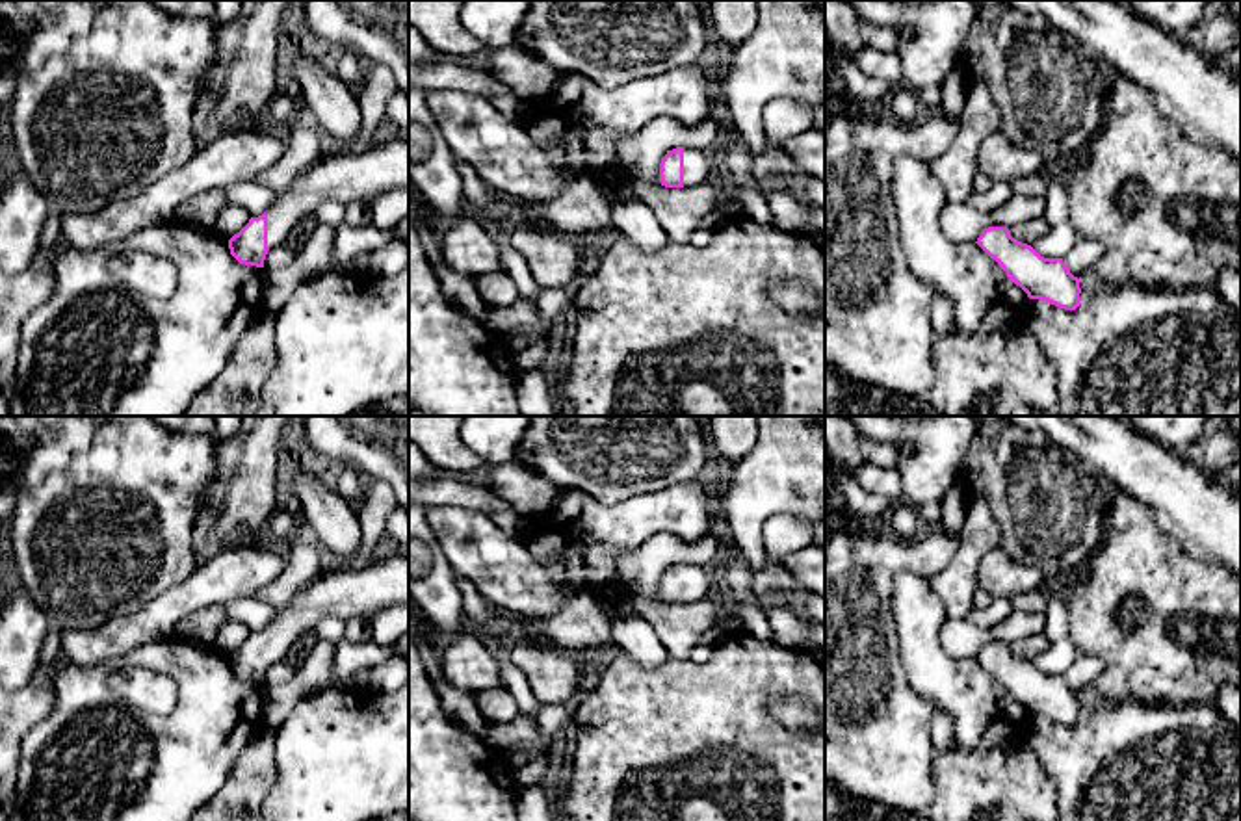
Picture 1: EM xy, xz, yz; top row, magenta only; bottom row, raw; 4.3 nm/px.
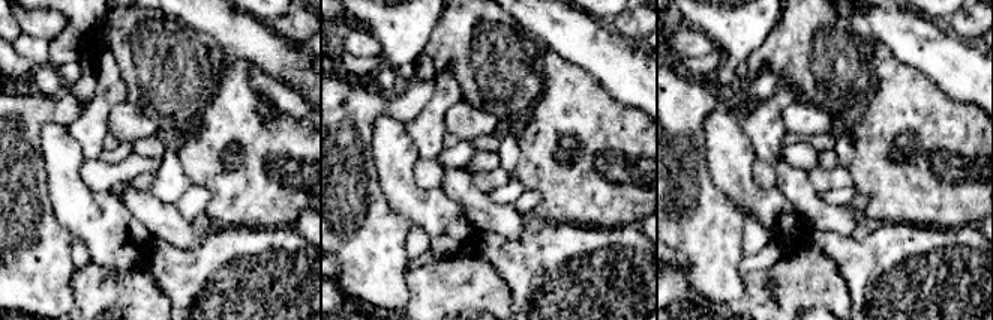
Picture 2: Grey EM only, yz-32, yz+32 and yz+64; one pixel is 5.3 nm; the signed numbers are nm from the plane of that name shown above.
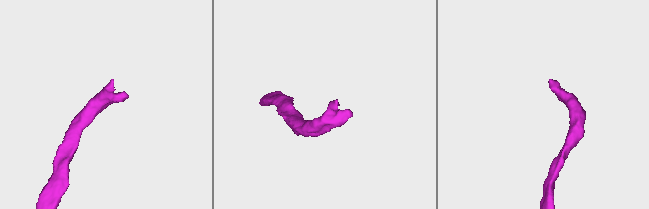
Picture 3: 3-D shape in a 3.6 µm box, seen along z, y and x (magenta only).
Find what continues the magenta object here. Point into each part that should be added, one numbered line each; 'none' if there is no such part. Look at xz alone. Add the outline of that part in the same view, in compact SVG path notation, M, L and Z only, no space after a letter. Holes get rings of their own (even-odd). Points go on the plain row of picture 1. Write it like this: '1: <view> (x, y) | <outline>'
1: xz (699, 580) | M684 563L684 604L710 598L713 587L723 587L719 572L706 565Z

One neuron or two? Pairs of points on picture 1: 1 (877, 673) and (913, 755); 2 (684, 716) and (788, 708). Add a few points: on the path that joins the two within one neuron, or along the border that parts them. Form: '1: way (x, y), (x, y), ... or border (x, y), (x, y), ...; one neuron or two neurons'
1: way (877, 693), (877, 719), (892, 734); one neuron
2: border (775, 697), (771, 712), (788, 727), (805, 734); two neurons

